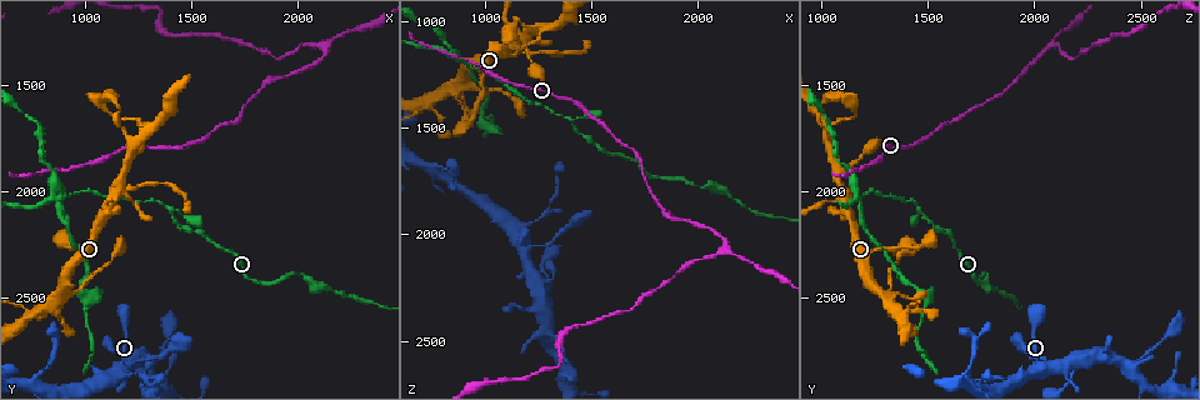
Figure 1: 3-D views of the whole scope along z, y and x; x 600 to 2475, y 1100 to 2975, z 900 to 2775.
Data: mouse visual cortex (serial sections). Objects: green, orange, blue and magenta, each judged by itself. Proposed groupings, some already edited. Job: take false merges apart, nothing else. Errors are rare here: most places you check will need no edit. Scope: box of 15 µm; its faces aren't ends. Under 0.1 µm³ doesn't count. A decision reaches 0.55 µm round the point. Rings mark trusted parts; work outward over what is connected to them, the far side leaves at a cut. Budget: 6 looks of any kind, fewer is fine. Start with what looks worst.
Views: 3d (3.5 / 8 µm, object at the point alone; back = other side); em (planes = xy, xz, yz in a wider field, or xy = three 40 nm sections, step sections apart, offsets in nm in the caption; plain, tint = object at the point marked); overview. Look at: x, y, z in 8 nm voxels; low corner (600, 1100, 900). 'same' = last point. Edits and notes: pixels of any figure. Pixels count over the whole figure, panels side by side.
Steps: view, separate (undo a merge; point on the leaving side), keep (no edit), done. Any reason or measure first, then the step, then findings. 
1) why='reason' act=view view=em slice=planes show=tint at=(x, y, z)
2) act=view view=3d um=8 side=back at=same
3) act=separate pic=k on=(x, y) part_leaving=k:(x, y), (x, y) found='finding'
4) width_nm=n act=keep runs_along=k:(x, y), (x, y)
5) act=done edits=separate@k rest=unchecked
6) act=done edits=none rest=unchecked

why='branch point' act=view view=3d um=8 at=(2120, 1320, 2070)

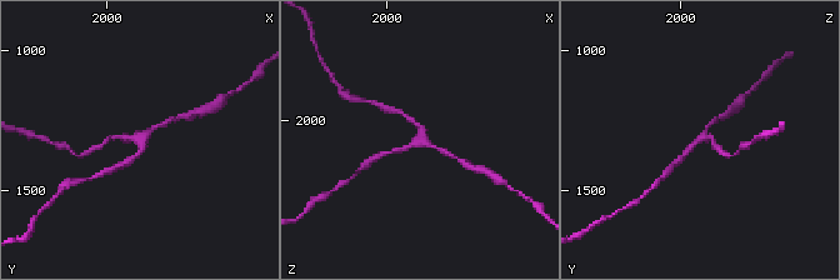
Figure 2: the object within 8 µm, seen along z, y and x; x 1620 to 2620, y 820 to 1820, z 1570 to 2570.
arms=3 arm_widths_nm=150,150,200 act=view view=em slice=xy step=1 show=tint at=(2120, 1320, 2060)

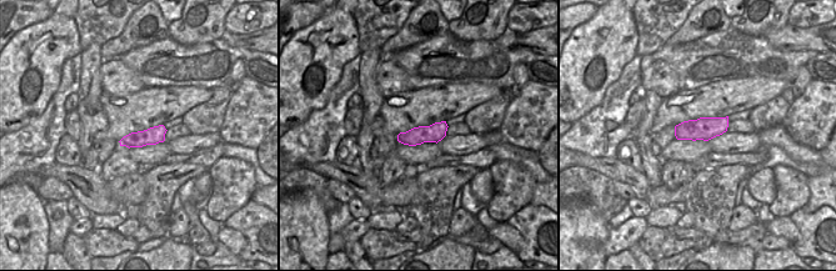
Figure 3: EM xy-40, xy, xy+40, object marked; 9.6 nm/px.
act=keep found='one cell here'

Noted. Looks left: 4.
why='looks like a crossing' act=view view=3d um=3.5 side=back at=(890, 2020, 1180)

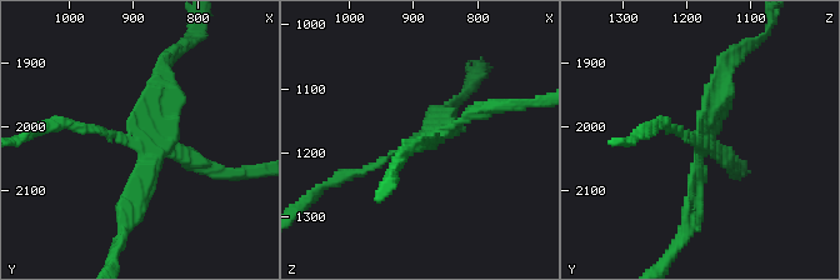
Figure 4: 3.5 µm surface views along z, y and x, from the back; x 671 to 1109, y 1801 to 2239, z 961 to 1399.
act=view view=em slice=xy step=3 show=tint at=(895, 2020, 1180)

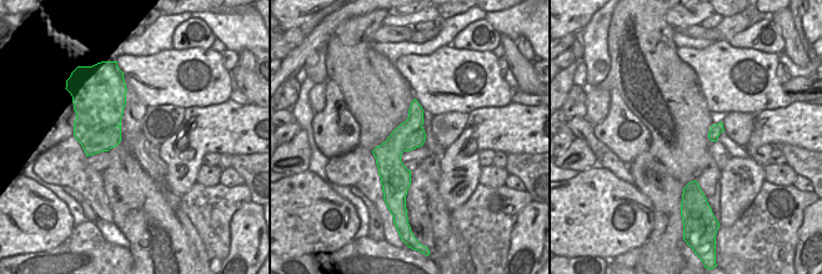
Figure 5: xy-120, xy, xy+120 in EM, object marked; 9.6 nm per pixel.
act=view view=em slice=xy step=1 show=tint at=same

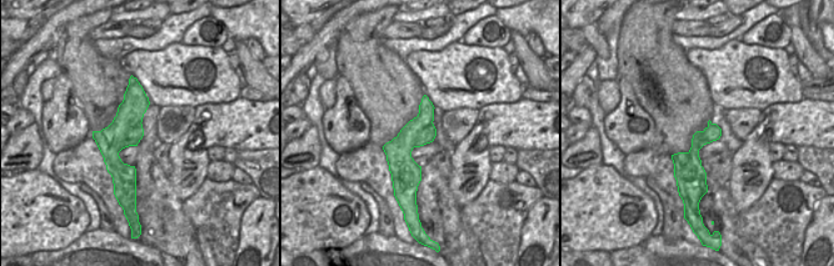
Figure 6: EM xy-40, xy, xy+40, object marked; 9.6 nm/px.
arm_widths_nm=150,150,200,300 act=separate pic=4 on=(133, 194) part_leaving=4:(139, 144), (154, 163), (116, 244) found='two cells meet here'

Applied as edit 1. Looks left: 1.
act=done edits=separate@4 rest=unchecked

